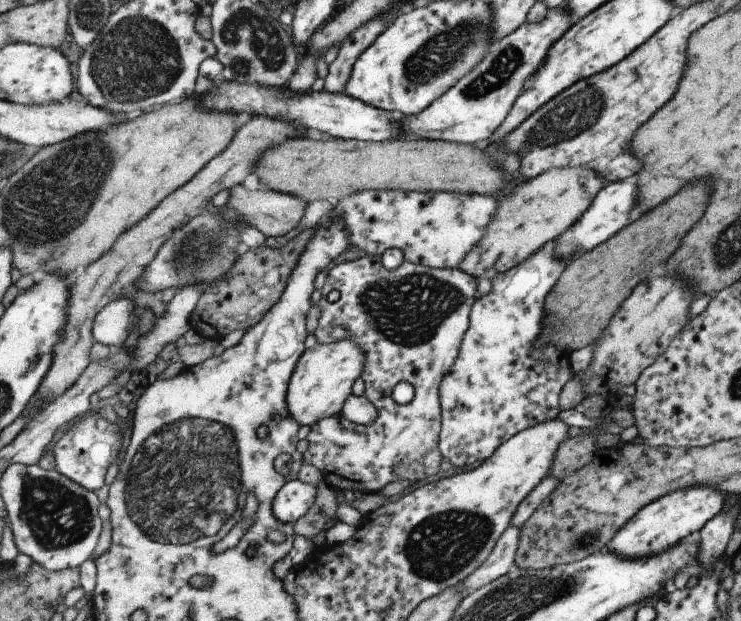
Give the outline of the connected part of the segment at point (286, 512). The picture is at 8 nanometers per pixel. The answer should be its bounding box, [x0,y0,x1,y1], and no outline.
[275,478,317,524]

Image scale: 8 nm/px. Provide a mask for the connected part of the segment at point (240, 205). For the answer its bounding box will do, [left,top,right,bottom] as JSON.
[225,184,307,238]

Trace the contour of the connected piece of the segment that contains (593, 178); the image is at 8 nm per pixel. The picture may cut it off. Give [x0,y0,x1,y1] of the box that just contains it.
[462,167,607,282]

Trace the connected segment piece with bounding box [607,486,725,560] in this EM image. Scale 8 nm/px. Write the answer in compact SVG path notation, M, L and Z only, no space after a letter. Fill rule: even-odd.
M707 486L679 489L655 499L643 507L621 528L607 550L629 560L659 555L697 531L722 510L725 495Z

